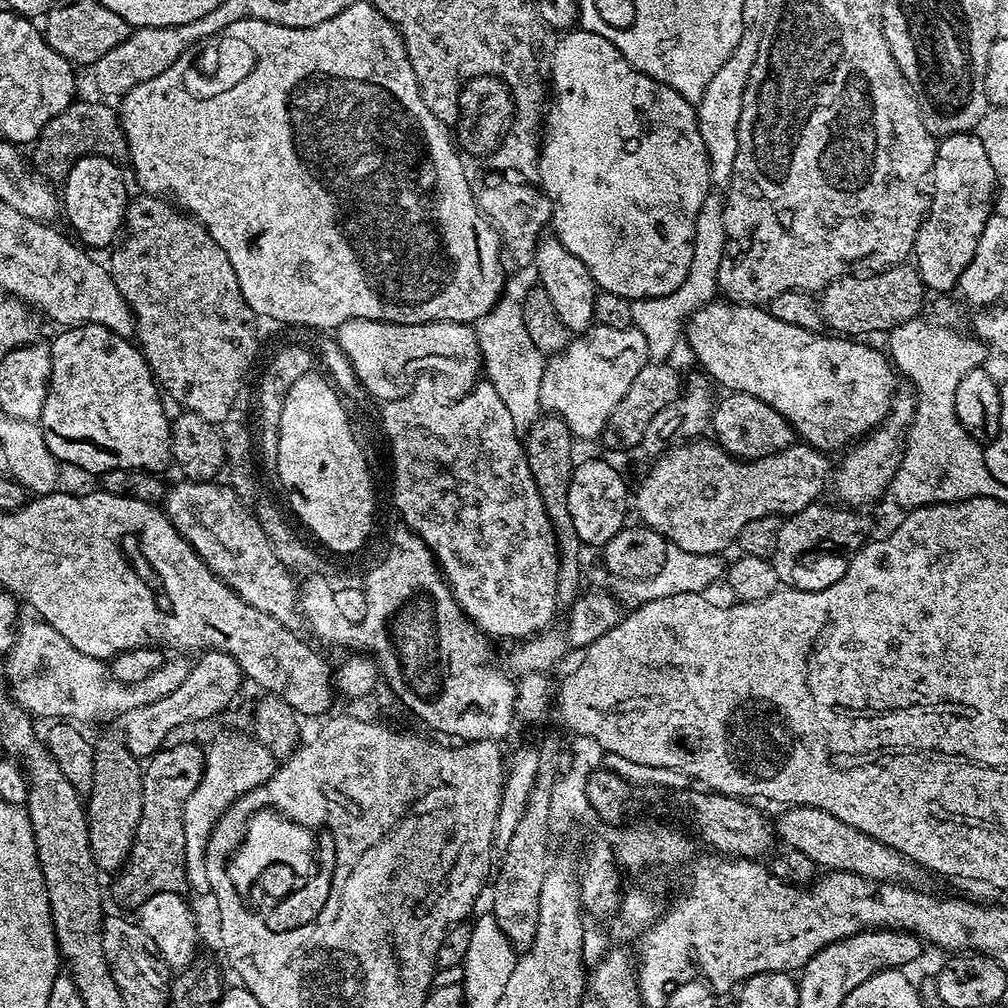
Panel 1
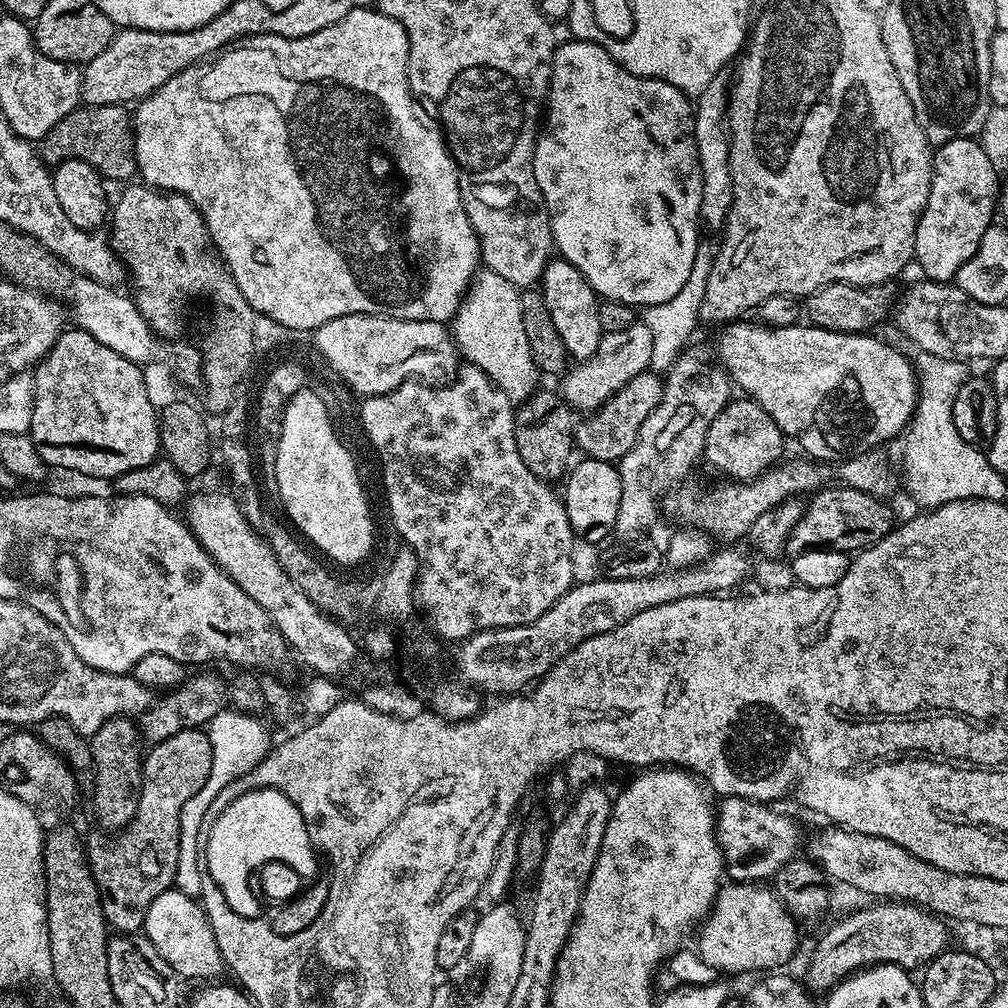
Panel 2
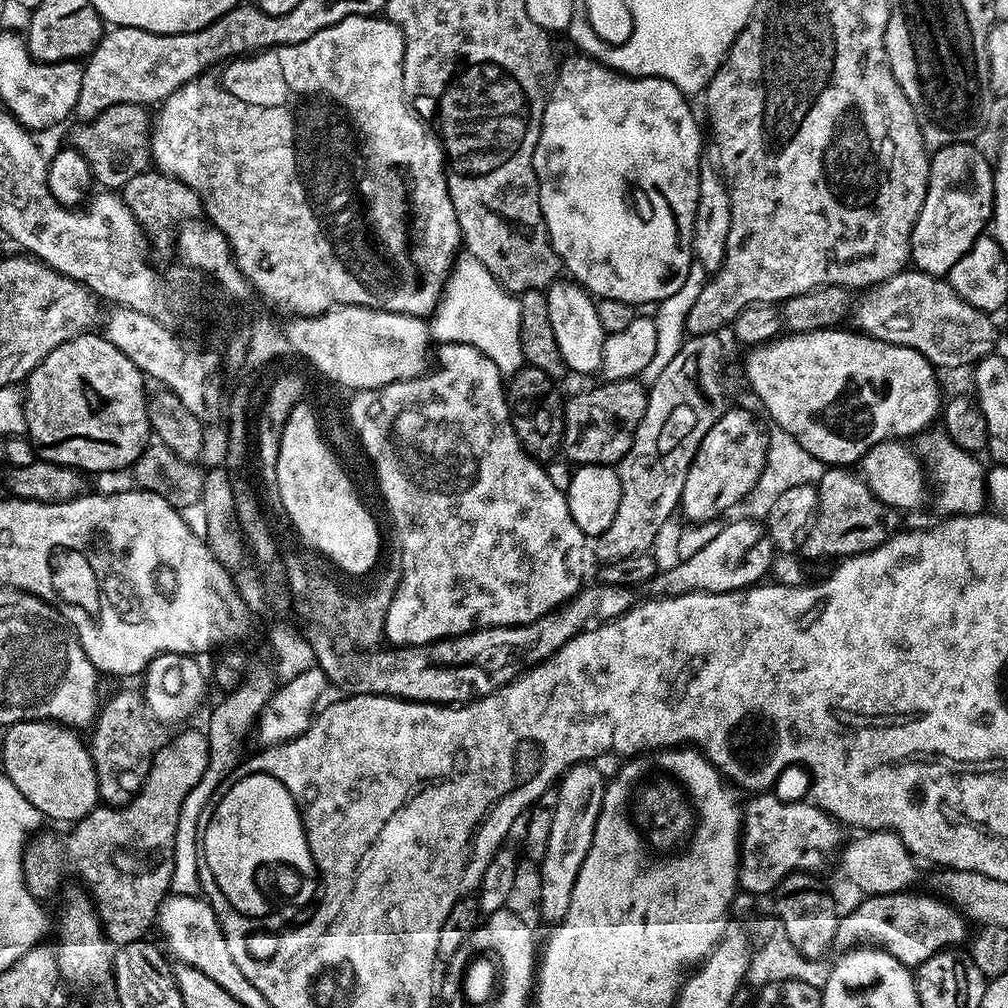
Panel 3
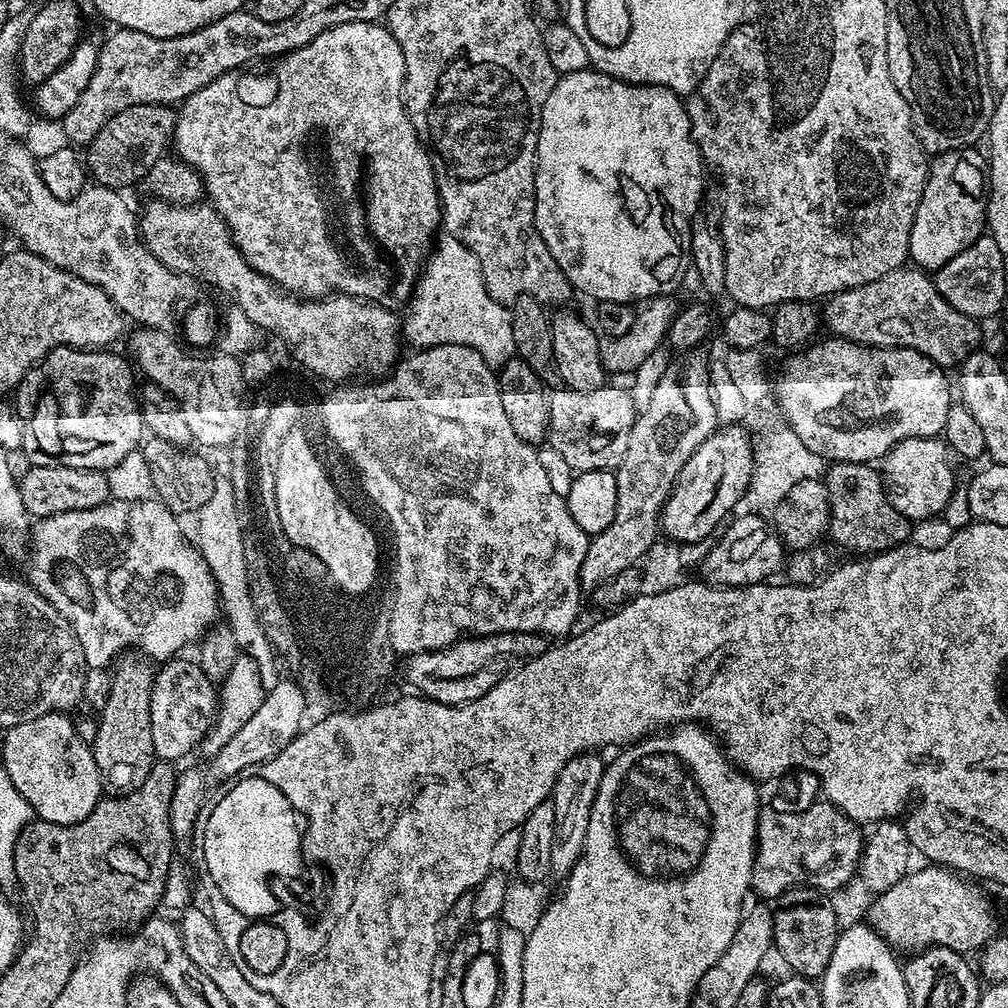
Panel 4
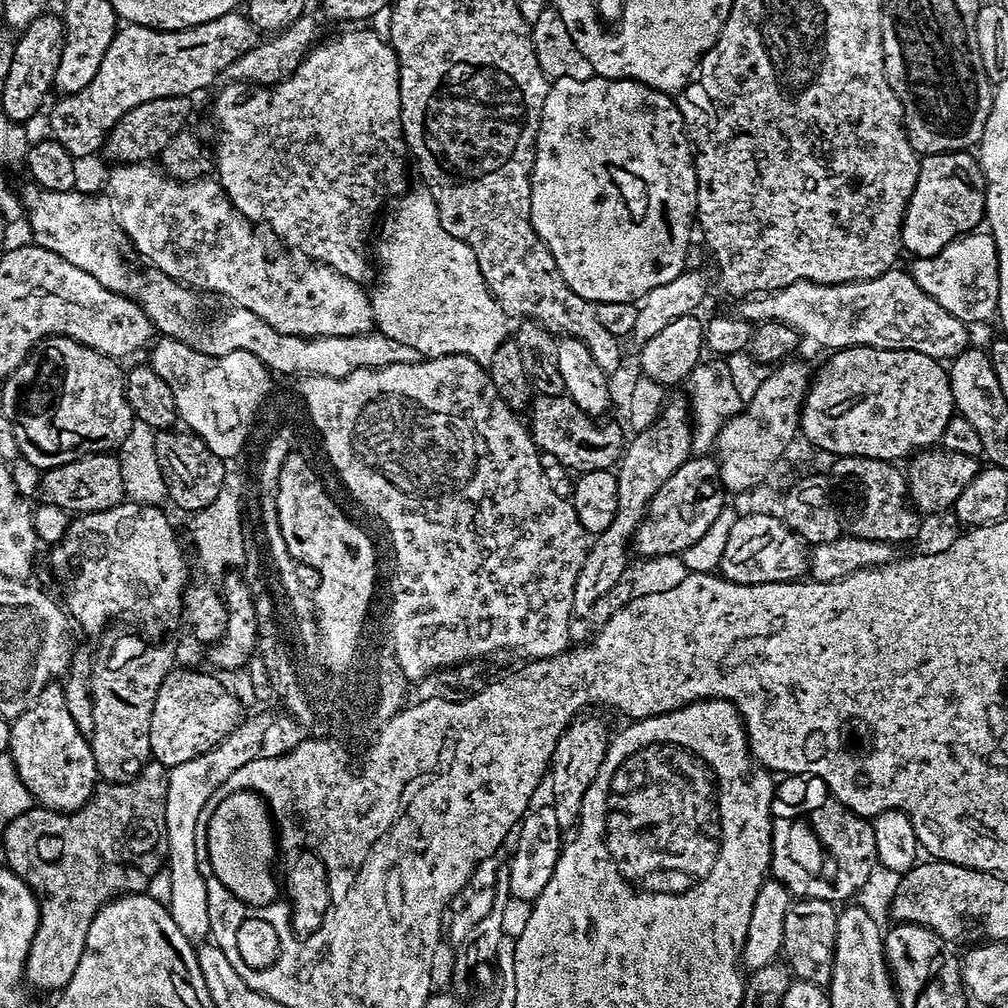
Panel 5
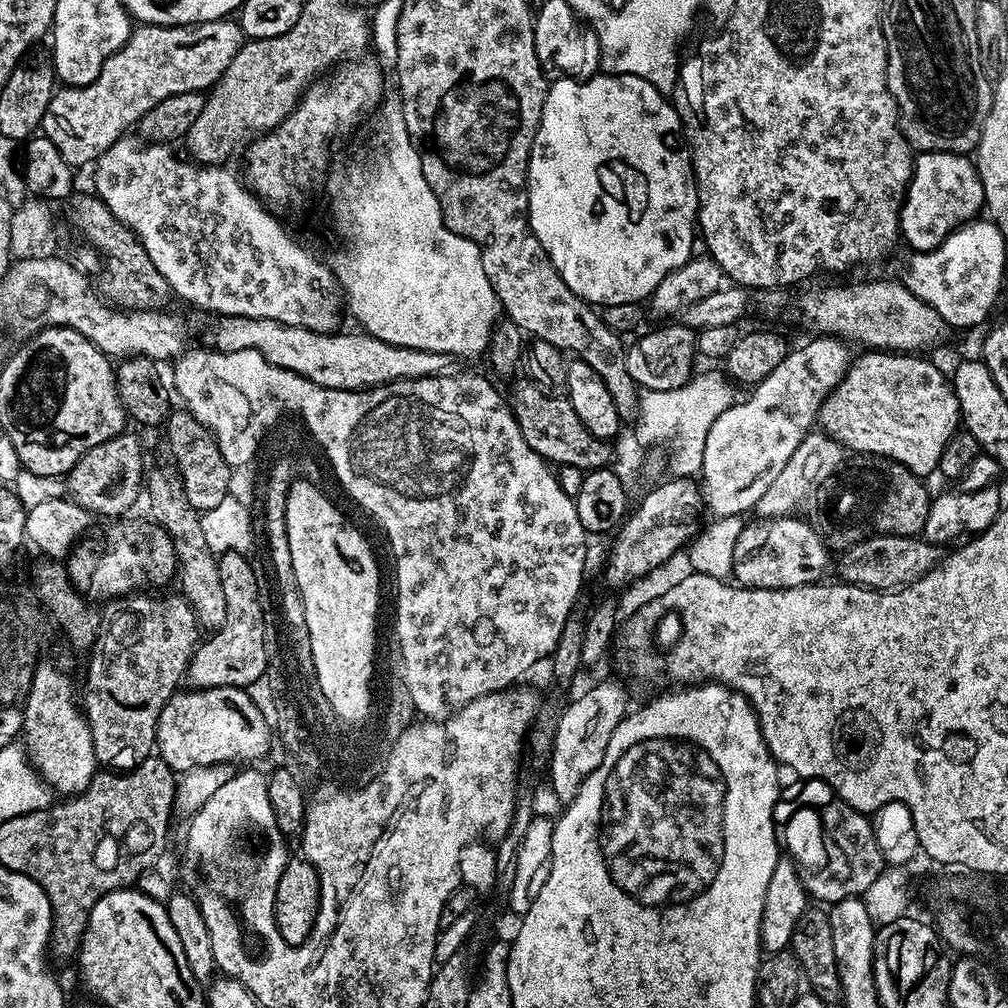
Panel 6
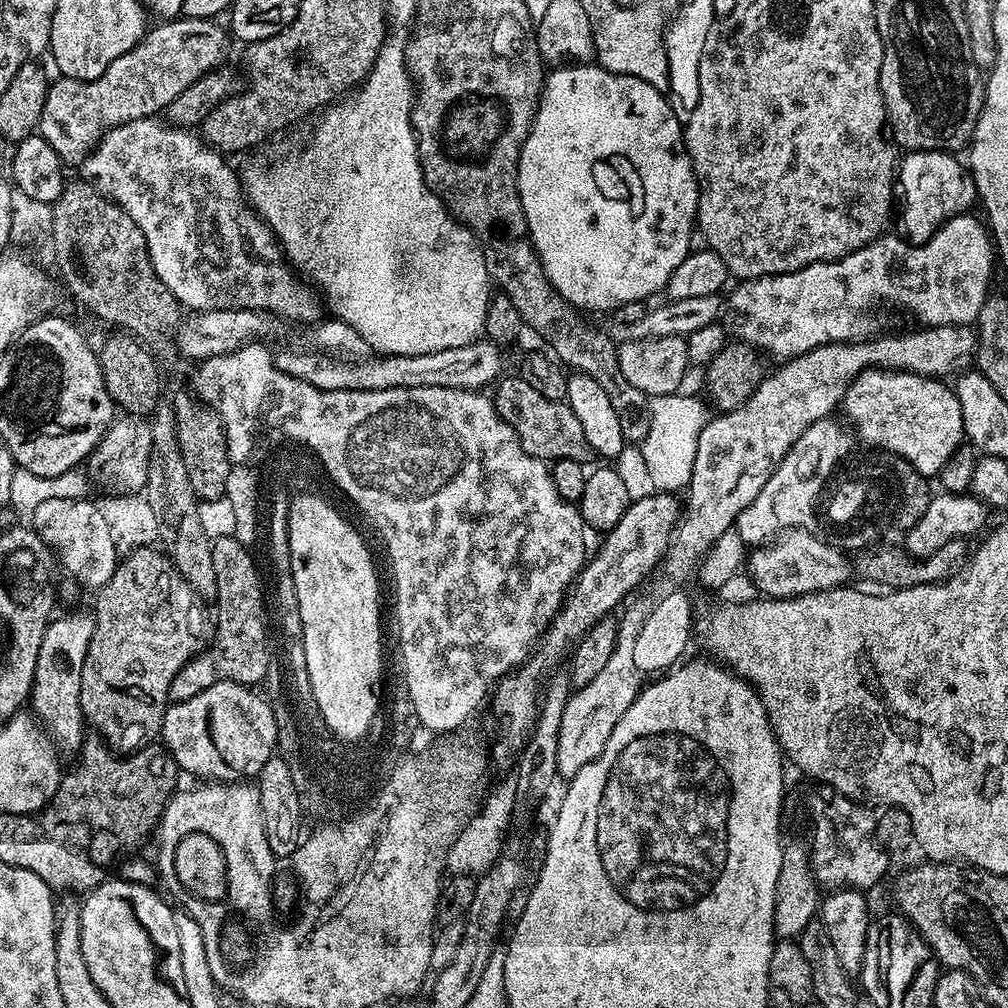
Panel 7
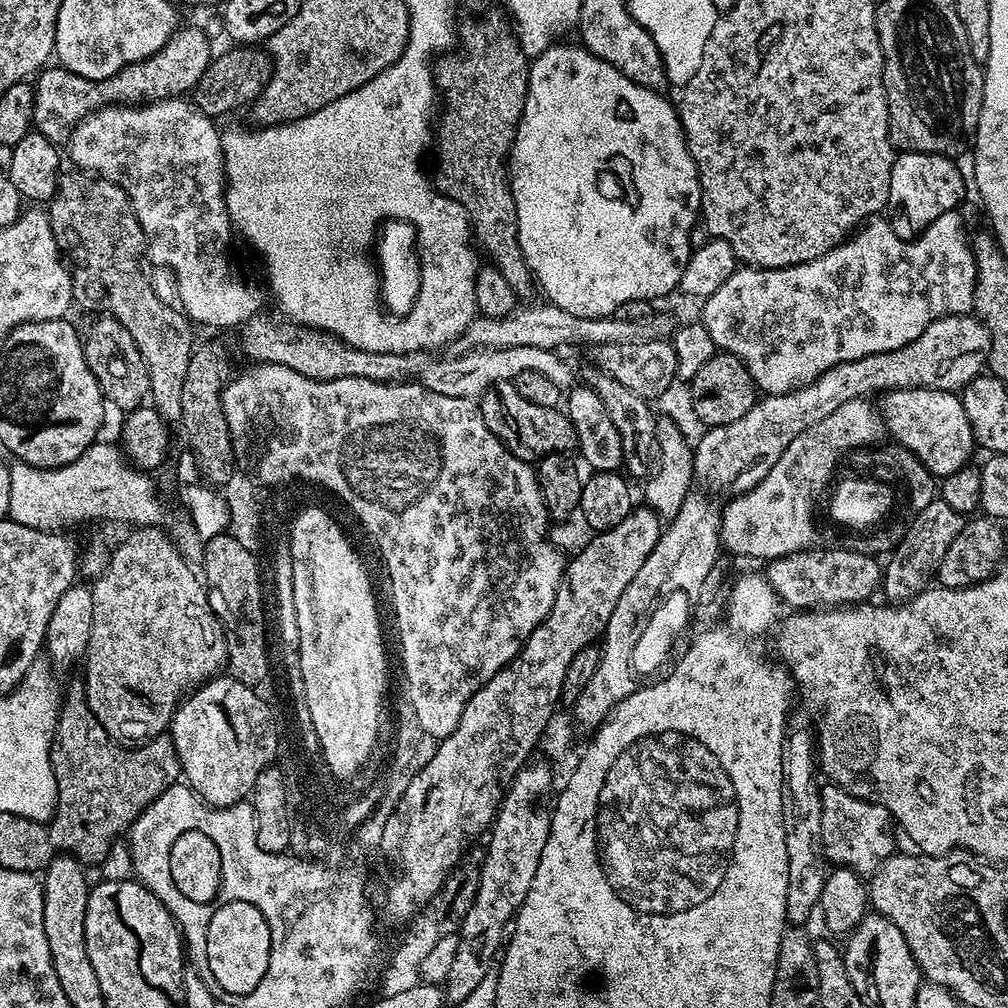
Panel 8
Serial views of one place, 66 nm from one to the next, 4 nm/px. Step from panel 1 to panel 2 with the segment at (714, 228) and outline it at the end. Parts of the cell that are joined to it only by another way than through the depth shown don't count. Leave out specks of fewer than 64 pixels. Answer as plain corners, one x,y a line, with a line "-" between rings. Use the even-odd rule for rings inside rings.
701,246
696,250
694,266
690,270
690,278
686,278
686,283
682,285
682,290
670,298
670,302
661,304
649,304
643,309
642,323
650,330
652,345
650,346
650,368
657,374
668,372
681,351
689,347
692,339
692,331
700,320
700,307
706,294
706,278
710,278
712,261
714,259
713,249

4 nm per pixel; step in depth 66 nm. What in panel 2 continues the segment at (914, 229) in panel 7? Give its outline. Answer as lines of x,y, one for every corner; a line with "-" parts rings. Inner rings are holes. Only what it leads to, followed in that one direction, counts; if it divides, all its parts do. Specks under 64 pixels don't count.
958,138
954,142
946,142
939,145
935,149
932,158
932,185
930,186
930,194
928,195
928,205
924,208
924,212
920,216
920,221
916,227
916,255
914,257
915,263
920,263
920,268
925,277
931,281
955,281
958,270
963,264
970,259
970,257
978,250
978,246
982,242
982,234
986,234
986,230
992,227
994,217
998,212
998,187
996,188
996,176
998,176
998,169
991,164
987,158
981,141
976,138

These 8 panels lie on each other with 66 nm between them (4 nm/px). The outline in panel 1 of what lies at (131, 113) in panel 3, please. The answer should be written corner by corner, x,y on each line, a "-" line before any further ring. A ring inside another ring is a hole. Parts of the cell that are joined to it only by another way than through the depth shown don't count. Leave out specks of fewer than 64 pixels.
77,99
62,114
50,118
31,145
30,164
39,175
49,182
63,181
69,170
83,156
101,156
107,160
123,161
128,154
128,143
120,129
120,118
104,104
91,104
88,100

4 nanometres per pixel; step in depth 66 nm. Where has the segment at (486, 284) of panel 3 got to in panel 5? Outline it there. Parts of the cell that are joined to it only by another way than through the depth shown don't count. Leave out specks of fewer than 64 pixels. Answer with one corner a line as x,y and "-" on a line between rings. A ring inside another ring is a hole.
409,190
399,197
397,204
400,205
388,217
383,217
378,228
380,245
377,248
375,245
374,256
378,261
380,285
370,292
375,327
386,334
386,338
394,338
394,342
406,342
406,346
414,346
421,358
468,356
486,366
494,358
494,350
498,350
498,346
509,339
509,317
505,316
486,286
482,270
478,270
478,258
474,258
474,250
470,250
466,242
458,242
454,234
444,229
434,198
426,190
419,191

